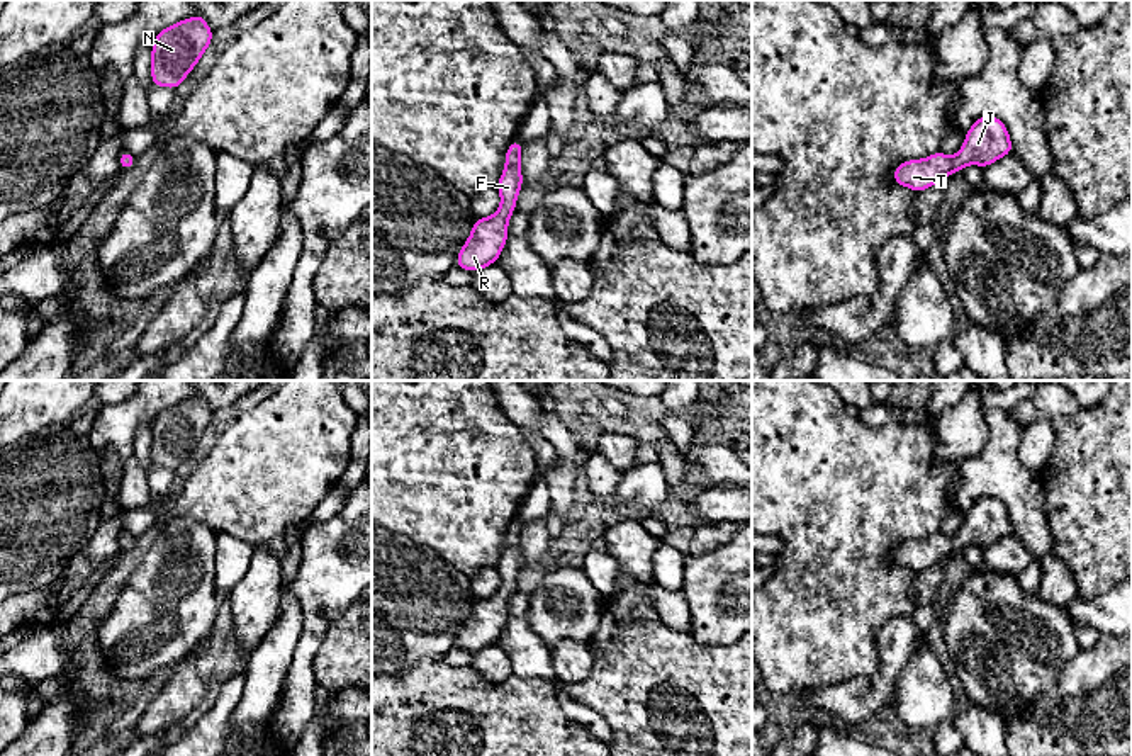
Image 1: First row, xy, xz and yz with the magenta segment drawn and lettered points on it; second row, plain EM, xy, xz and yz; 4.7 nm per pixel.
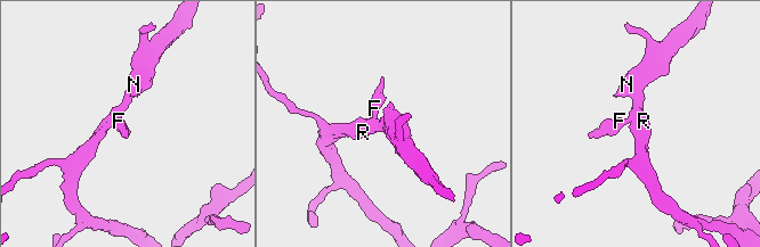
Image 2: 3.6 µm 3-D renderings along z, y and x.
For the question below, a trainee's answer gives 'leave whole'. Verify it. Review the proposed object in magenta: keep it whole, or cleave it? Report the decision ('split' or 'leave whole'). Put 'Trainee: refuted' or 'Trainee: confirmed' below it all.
leave whole
Trainee: confirmed

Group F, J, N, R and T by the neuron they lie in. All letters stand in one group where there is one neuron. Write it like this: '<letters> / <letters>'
F J N R T

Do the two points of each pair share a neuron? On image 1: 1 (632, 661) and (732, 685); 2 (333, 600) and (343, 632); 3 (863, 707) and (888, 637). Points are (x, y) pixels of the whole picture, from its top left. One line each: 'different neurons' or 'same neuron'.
1: same neuron
2: different neurons
3: same neuron

